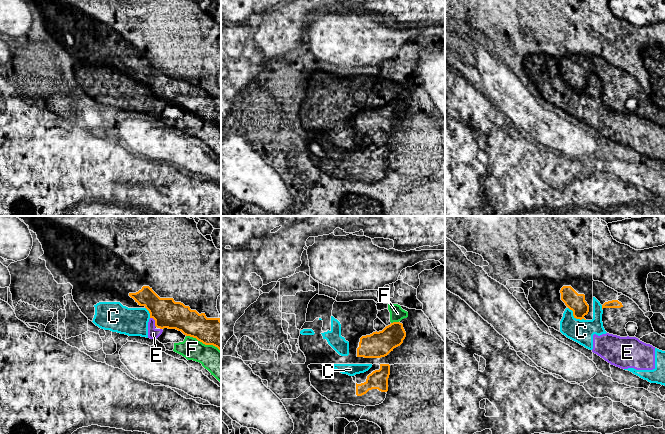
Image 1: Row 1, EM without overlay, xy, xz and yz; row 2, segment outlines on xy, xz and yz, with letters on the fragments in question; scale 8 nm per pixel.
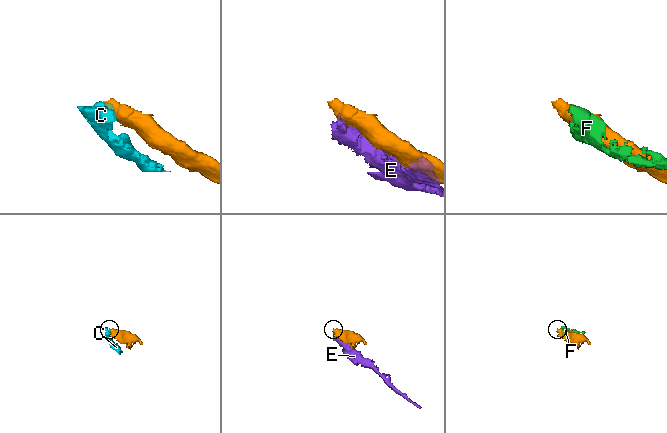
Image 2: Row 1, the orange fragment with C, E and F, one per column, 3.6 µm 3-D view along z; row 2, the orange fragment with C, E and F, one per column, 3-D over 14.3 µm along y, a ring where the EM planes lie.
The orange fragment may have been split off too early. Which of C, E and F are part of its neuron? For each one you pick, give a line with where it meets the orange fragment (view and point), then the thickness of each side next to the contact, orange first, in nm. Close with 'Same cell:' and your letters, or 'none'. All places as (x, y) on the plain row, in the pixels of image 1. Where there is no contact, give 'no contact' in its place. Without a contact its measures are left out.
Same cell: none

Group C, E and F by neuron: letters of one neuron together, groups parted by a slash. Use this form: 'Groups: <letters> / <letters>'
Groups: C E F

